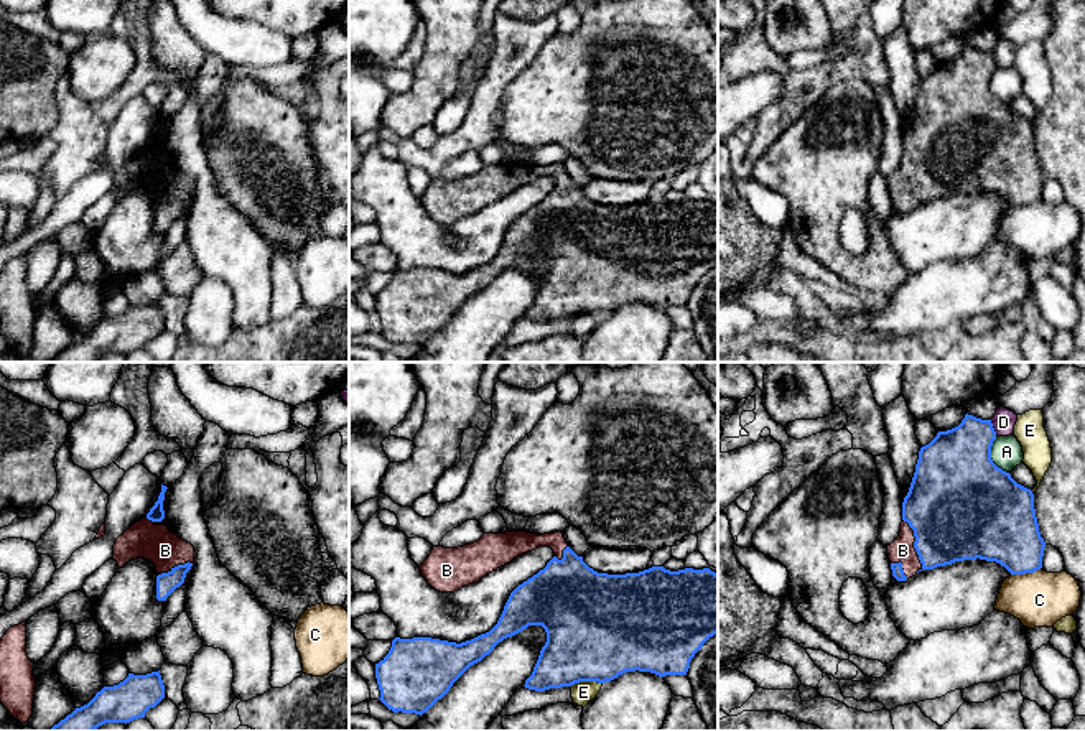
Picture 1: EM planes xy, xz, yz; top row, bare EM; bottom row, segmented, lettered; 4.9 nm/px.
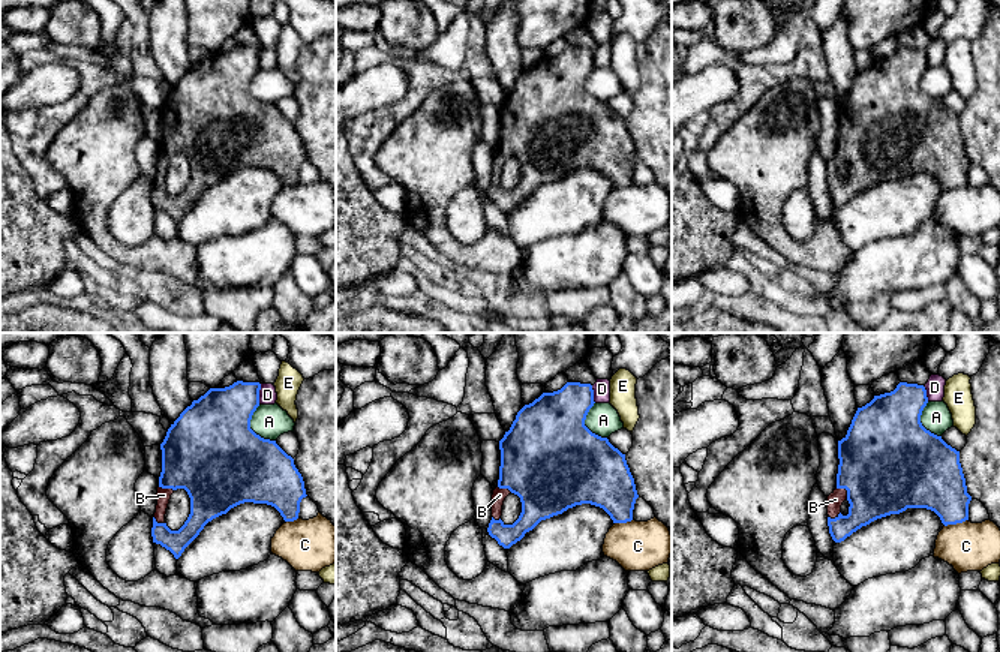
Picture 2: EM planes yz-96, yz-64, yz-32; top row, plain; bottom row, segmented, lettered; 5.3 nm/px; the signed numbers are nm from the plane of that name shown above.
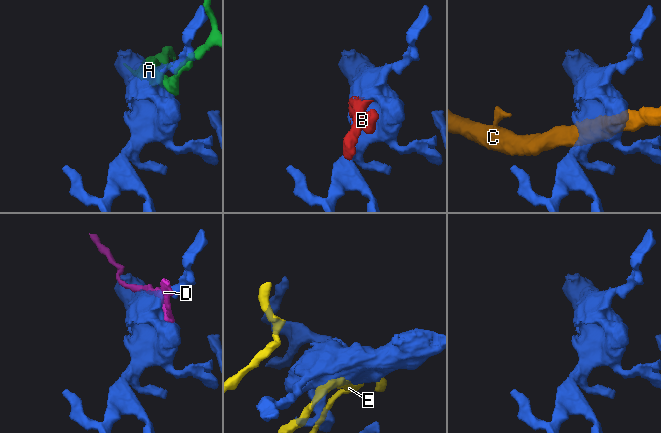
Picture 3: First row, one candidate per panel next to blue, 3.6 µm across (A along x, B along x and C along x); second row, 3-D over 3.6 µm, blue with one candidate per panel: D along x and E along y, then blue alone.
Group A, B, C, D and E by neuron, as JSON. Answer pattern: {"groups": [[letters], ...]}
{"groups": [["A"], ["B"], ["C"], ["D"], ["E"]]}

